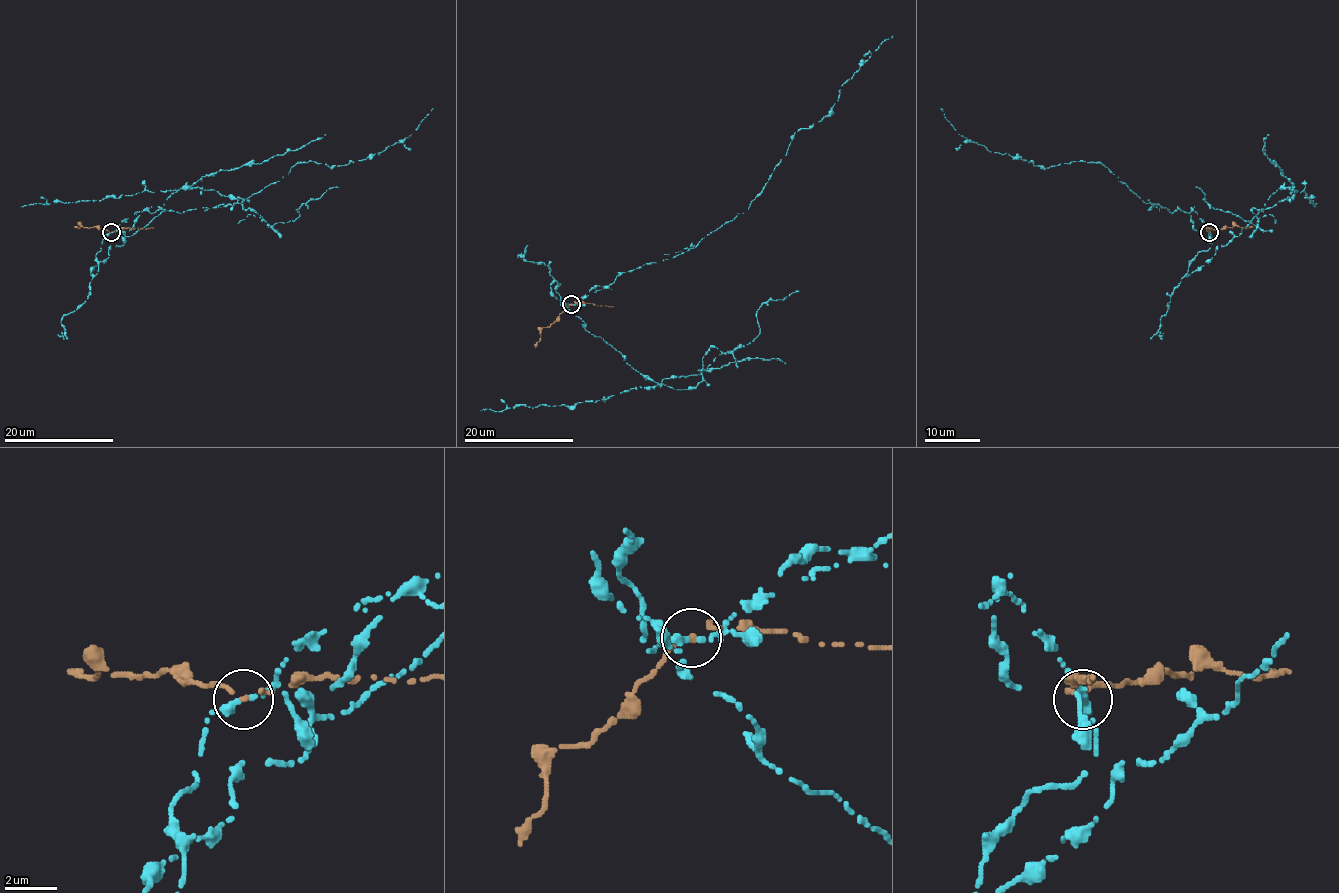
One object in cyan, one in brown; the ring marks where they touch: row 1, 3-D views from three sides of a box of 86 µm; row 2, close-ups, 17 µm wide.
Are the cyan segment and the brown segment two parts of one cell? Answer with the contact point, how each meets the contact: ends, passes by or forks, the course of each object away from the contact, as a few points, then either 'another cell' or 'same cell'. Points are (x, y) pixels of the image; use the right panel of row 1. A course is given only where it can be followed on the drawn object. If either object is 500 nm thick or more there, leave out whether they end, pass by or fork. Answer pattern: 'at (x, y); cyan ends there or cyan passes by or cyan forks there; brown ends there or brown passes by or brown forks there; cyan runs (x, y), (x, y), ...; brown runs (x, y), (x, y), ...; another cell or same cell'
at (1209, 232); cyan ends there; brown ends there; cyan runs (1209, 233), (1194, 211), (1172, 214), (1144, 203), (1100, 163), (1041, 168), (989, 152), (961, 137), (941, 108); brown runs (1209, 233), (1234, 226), (1253, 227); another cell

